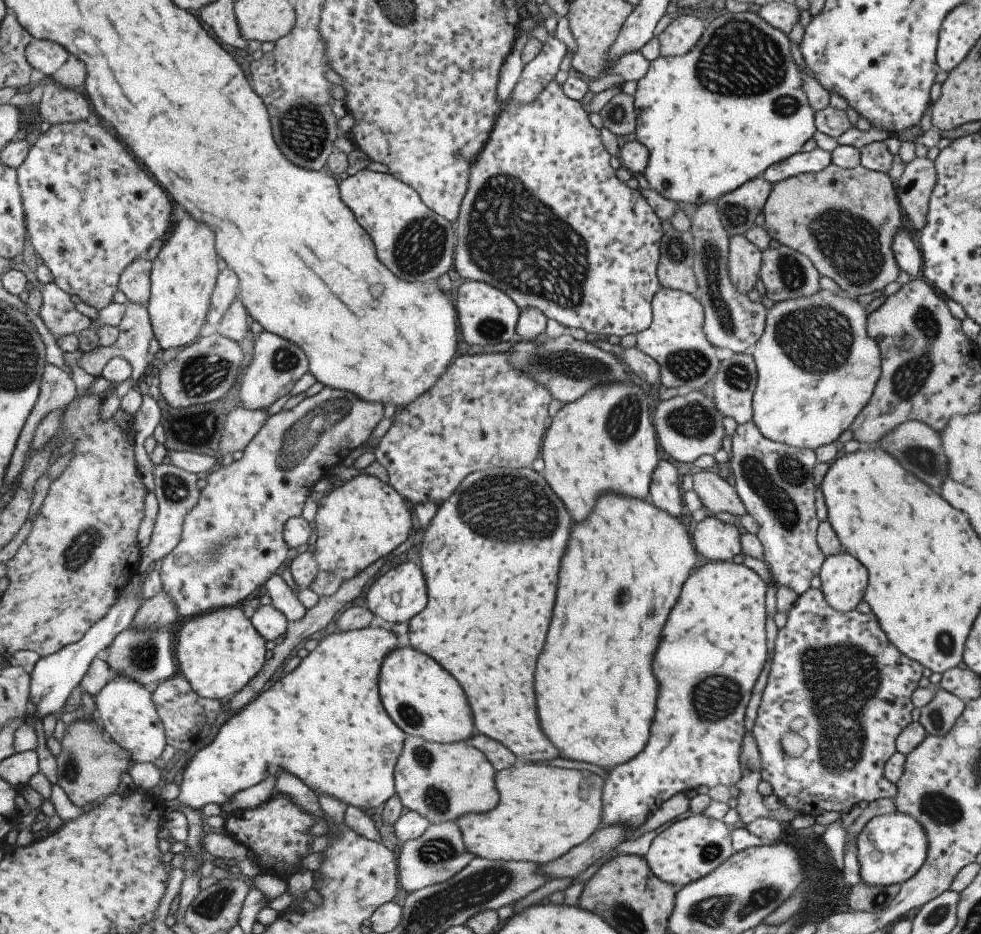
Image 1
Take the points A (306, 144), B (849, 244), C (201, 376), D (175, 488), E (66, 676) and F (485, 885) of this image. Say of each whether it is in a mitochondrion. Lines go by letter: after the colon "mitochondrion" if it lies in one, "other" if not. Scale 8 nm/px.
A: mitochondrion
B: mitochondrion
C: mitochondrion
D: mitochondrion
E: other
F: mitochondrion

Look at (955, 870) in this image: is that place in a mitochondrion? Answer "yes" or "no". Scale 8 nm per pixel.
no

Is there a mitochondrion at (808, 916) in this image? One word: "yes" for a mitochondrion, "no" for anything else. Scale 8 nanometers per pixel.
no

